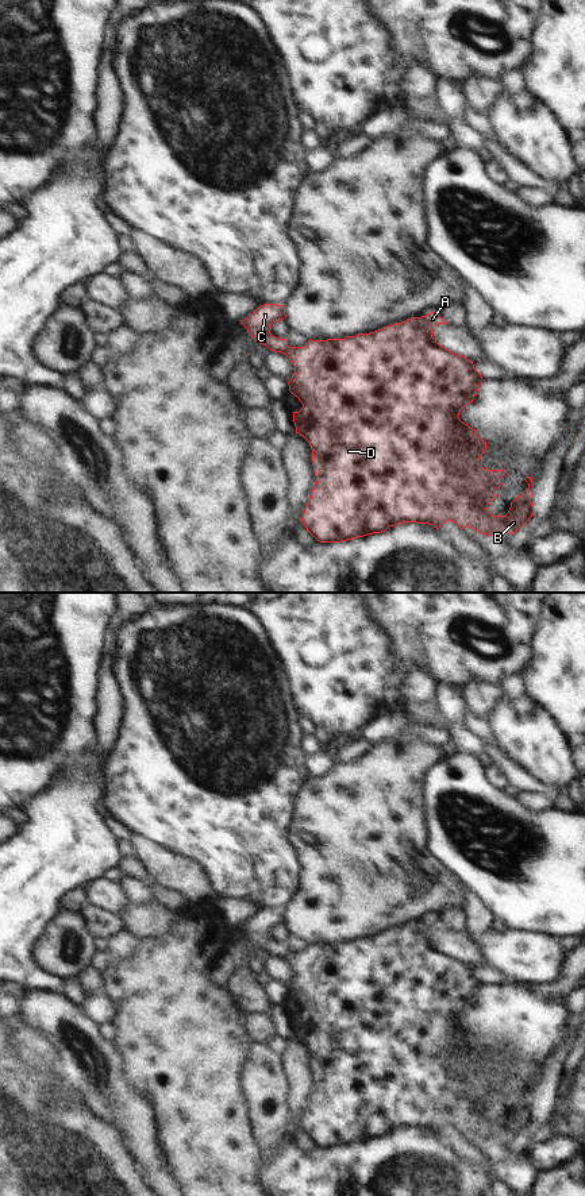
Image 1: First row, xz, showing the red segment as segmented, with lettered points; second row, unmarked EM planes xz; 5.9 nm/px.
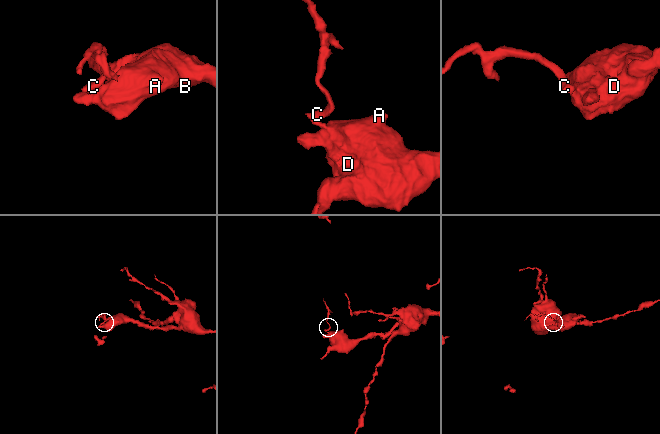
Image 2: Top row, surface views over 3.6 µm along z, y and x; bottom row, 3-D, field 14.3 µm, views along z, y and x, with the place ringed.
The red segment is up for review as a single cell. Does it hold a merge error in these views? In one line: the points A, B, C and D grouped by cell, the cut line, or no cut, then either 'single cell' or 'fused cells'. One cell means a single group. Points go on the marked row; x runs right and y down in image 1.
A B D / C; cut in xz along (289, 347), (285, 354); fused cells

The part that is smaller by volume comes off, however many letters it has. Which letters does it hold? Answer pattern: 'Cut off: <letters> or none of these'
Cut off: C

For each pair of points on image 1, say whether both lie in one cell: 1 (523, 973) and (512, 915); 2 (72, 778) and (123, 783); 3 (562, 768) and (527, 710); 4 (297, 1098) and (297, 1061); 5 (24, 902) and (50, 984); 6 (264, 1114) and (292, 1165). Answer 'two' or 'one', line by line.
1: two
2: two
3: one
4: one
5: one
6: two

